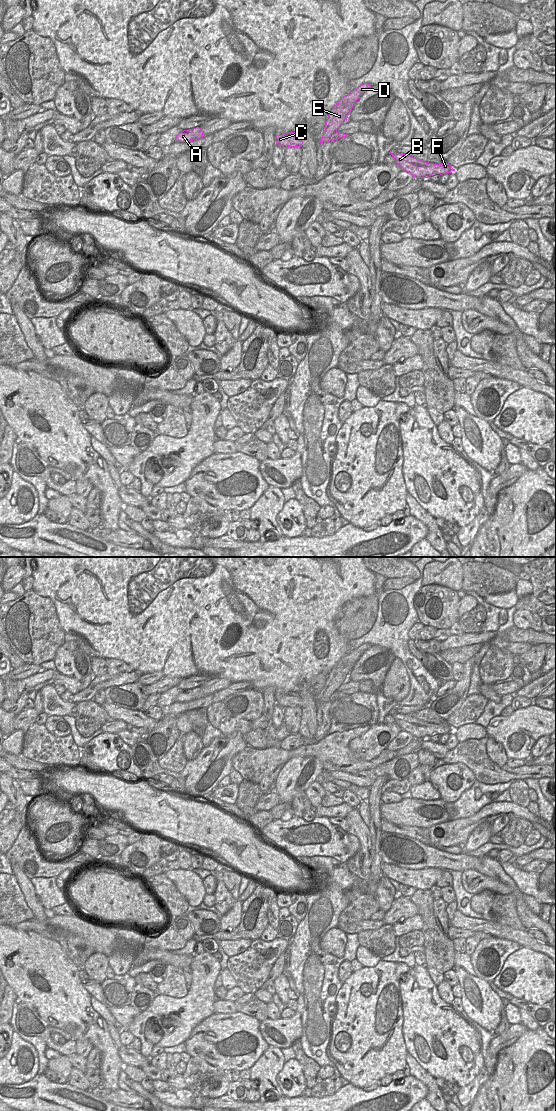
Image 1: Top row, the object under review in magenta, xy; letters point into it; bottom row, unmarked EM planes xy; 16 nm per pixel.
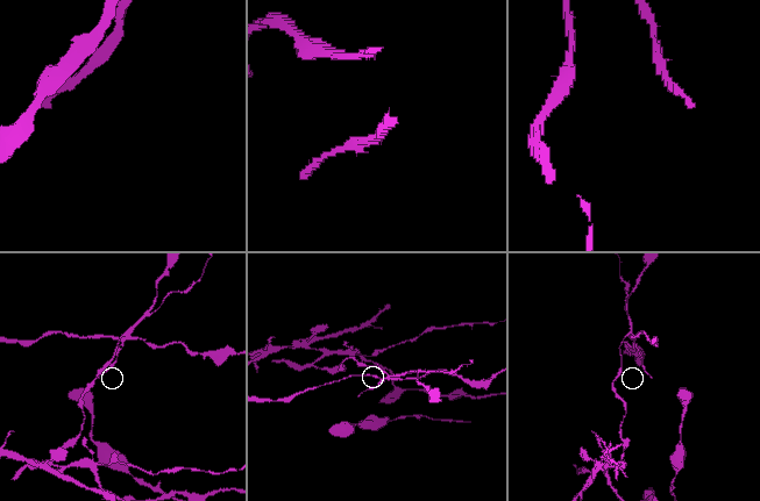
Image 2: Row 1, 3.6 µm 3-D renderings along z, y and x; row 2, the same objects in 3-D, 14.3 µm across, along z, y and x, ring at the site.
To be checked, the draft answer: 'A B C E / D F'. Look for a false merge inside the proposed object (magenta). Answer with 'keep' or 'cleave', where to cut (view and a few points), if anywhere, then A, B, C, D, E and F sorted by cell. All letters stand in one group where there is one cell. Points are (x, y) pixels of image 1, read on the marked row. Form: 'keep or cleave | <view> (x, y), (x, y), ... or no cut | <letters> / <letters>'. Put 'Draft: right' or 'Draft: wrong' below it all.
cleave | xy (336, 130), (329, 140) | A B C F / D E
Draft: wrong

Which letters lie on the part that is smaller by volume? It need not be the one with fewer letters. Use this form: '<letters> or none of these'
A, B, C, F

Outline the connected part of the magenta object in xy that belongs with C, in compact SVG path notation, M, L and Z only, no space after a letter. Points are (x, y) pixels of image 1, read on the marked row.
M289 132L283 135L275 136L275 142L282 148L302 147L302 139L297 132Z

